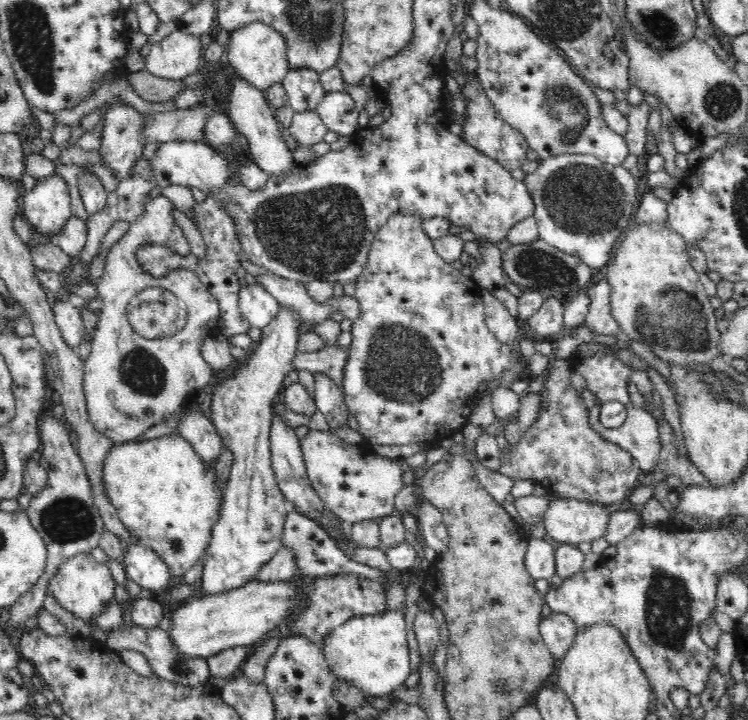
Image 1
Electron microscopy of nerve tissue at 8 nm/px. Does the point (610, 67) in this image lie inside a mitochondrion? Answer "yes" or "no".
no

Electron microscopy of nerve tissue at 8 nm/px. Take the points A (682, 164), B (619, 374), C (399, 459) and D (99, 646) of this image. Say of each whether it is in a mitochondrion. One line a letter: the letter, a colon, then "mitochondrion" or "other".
A: other
B: other
C: other
D: other

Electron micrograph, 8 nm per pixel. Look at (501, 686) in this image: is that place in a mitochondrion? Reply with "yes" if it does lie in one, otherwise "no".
yes

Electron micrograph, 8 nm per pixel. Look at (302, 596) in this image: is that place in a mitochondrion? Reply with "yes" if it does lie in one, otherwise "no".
no

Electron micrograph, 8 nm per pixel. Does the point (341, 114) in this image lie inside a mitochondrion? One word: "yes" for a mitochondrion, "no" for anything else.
no

